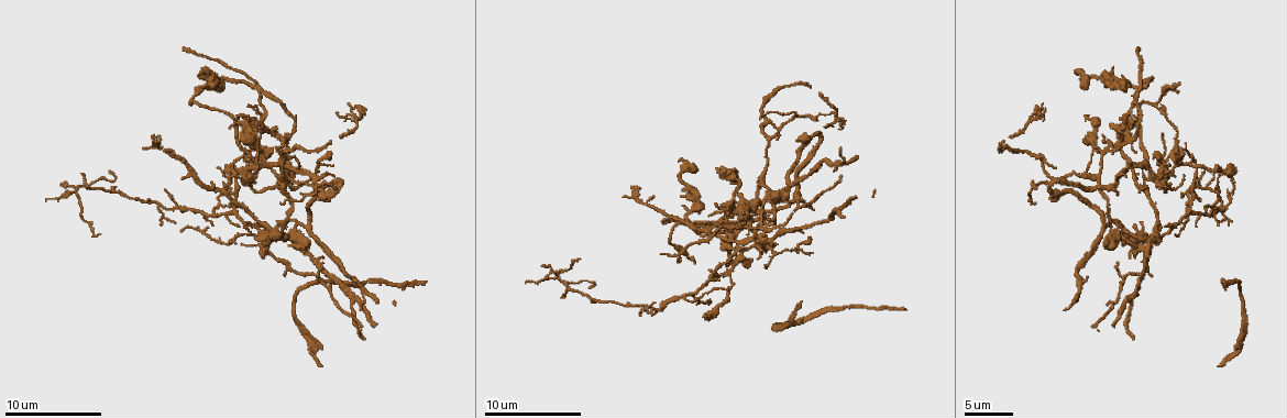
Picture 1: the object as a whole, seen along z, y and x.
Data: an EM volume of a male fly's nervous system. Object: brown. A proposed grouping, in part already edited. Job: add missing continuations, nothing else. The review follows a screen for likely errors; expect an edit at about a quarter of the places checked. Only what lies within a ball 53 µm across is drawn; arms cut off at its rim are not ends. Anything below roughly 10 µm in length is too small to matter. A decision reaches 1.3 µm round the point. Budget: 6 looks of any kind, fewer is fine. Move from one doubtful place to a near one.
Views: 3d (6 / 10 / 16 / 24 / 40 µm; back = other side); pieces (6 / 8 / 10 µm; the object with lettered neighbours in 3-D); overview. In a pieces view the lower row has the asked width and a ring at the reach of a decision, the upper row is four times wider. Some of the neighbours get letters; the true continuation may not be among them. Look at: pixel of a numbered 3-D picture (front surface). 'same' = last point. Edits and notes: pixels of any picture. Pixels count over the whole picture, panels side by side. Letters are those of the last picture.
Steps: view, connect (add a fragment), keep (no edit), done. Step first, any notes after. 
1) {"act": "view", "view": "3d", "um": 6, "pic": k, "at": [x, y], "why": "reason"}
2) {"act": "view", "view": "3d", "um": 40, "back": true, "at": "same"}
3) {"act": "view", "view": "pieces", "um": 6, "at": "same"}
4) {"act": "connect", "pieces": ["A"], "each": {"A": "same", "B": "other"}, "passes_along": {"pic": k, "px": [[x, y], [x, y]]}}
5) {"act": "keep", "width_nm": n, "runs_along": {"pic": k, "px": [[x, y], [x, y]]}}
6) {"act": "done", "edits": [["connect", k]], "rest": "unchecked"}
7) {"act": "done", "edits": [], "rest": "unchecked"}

{"act": "view", "view": "pieces", "um": 6, "pic": 1, "at": [151, 134], "why": "branch stops here"}

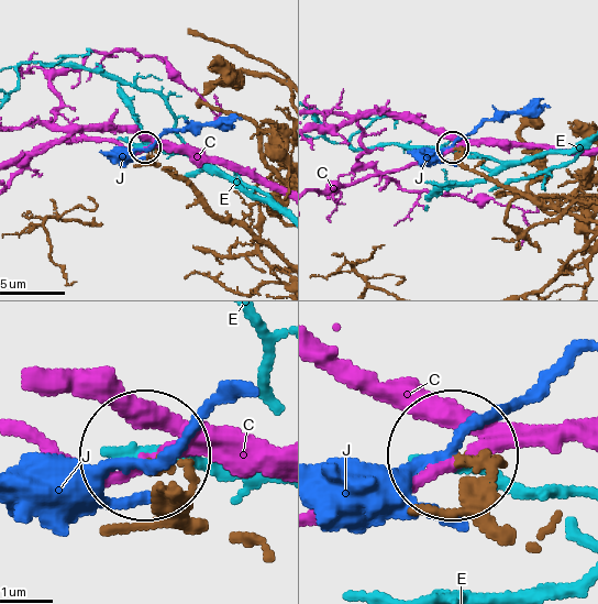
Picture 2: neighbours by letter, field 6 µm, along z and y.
{"act": "keep", "each": {"C": "other", "E": "other", "J": "other"}, "runs_along": {"pic": 2, "px": [[506, 520], [462, 459]]}, "found": "no lettered fragment goes on from it"}

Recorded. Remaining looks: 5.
{"act": "view", "view": "pieces", "um": 6, "pic": 1, "at": [694, 263], "why": "branch stops here"}

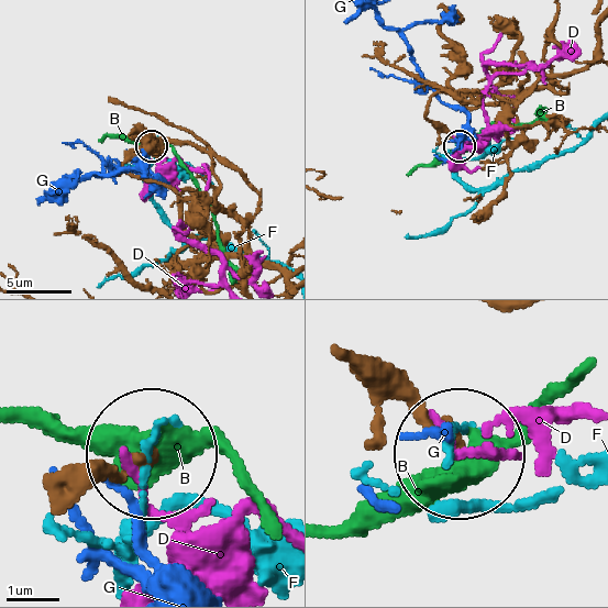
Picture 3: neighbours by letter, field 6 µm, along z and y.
{"act": "keep", "each": {"B": "other", "D": "other", "F": "other", "G": "other"}, "found": "no lettered fragment goes on from it"}

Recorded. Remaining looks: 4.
{"act": "view", "view": "3d", "um": 10, "pic": 1, "at": [1136, 47]}

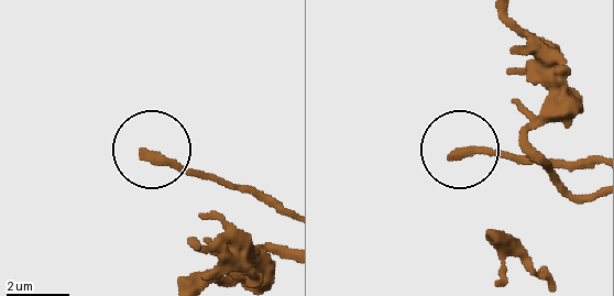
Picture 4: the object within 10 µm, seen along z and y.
{"act": "view", "view": "pieces", "um": 10, "pic": 4, "at": [454, 152]}

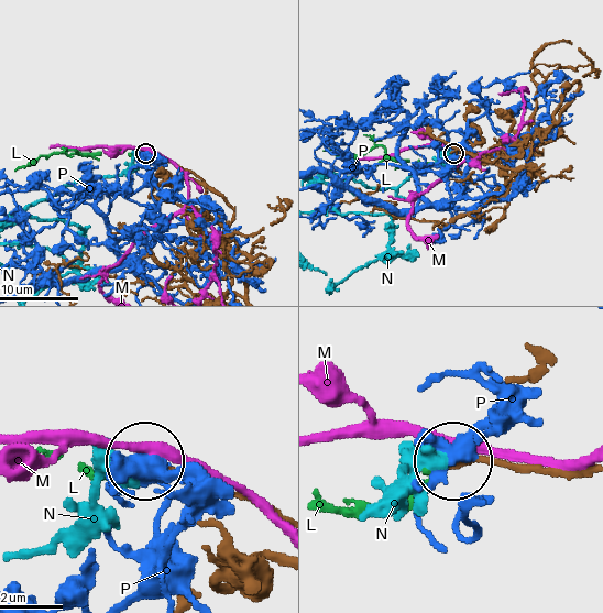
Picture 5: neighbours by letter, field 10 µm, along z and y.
{"act": "connect", "pieces": ["L"], "width_nm": 270, "each": {"L": "same", "M": "other", "N": "other", "P": "other"}, "found": "the neuron continues"}

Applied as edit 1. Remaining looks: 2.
{"act": "done", "edits": [["connect", 5]], "rest": "unchecked"}

